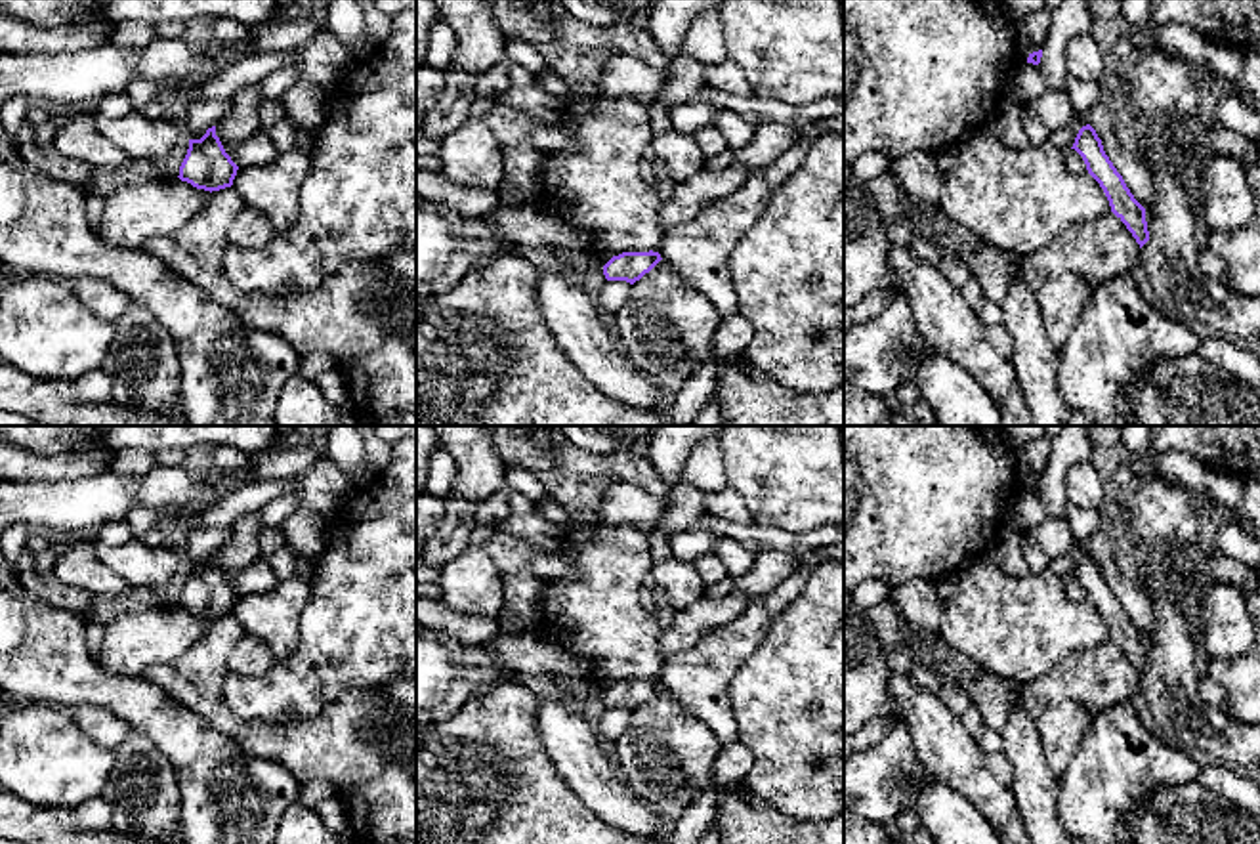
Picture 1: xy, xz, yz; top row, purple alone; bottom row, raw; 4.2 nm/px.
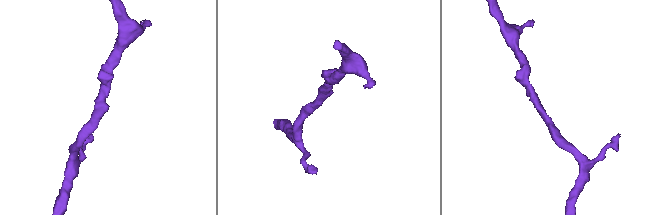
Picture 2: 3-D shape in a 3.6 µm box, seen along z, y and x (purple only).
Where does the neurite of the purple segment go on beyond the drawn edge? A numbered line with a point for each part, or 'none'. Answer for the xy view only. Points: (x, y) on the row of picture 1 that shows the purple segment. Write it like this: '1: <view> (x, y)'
none

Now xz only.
none

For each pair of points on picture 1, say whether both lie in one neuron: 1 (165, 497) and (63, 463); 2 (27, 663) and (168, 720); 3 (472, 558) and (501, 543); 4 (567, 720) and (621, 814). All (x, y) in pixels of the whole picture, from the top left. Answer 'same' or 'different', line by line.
1: different
2: same
3: different
4: same

